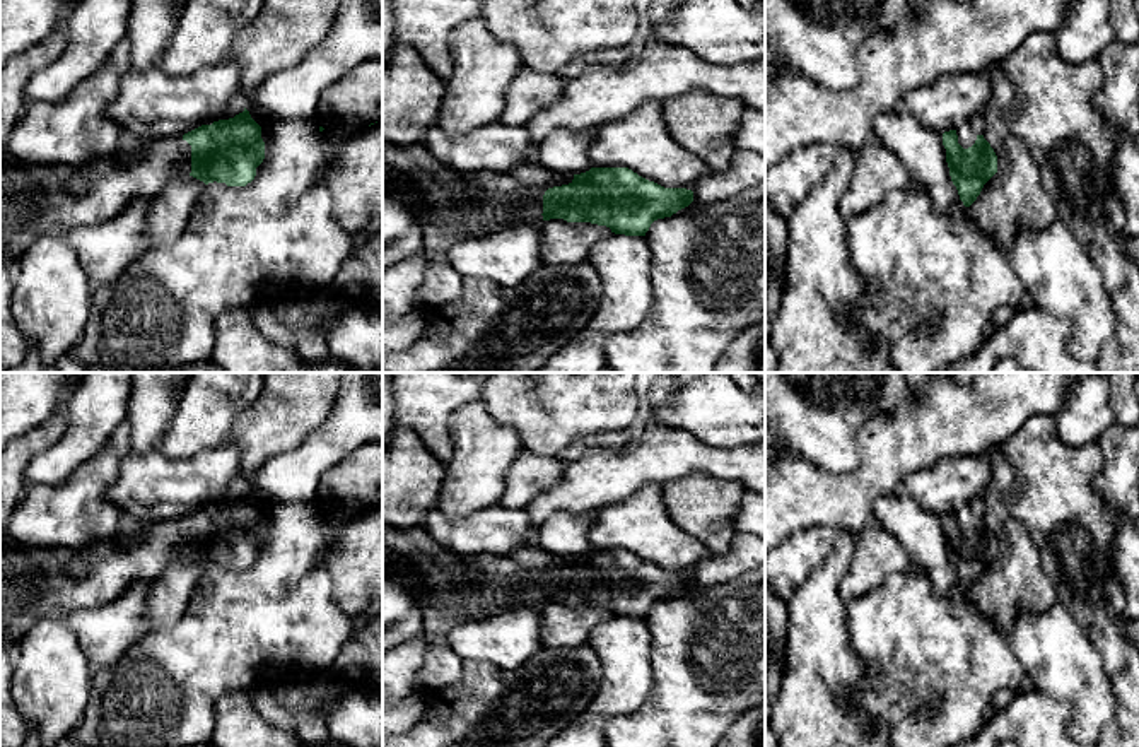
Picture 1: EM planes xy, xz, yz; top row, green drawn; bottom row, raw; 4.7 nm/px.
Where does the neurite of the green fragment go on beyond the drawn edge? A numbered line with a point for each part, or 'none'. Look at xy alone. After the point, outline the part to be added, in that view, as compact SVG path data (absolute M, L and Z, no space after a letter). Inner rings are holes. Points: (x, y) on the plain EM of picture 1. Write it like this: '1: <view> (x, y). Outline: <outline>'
1: xy (35, 583). Outline: M183 520L161 521L149 525L137 535L131 544L116 540L114 537L97 542L79 552L70 549L27 549L17 540L10 538L3 530L0 532L0 636L15 644L24 634L41 619L65 617L79 607L102 605L121 595L133 581L152 583L159 578L174 557L191 556L191 528ZM75 557L82 557L87 566L80 576L72 573Z

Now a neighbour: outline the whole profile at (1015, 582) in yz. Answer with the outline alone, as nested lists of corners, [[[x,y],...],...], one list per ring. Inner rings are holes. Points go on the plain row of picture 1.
[[[999,448],[989,450],[987,456],[992,480],[984,494],[984,521],[997,538],[997,556],[968,595],[973,612],[1008,638],[1025,612],[1045,612],[1057,602],[1057,593],[1026,526],[1013,515],[1014,468]]]

